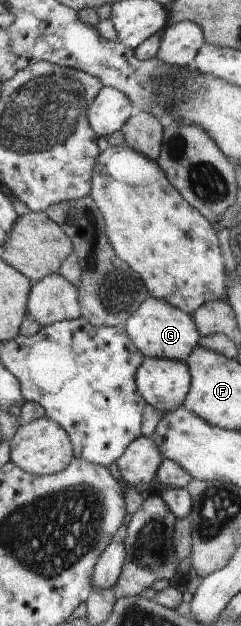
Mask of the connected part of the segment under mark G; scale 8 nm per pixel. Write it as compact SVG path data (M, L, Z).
M151 296L139 305L139 312L134 313L135 316L130 316L131 320L126 320L124 328L145 357L186 362L187 357L199 342L197 324L193 324L193 318L189 314L185 314L180 308L166 300L159 300Z

